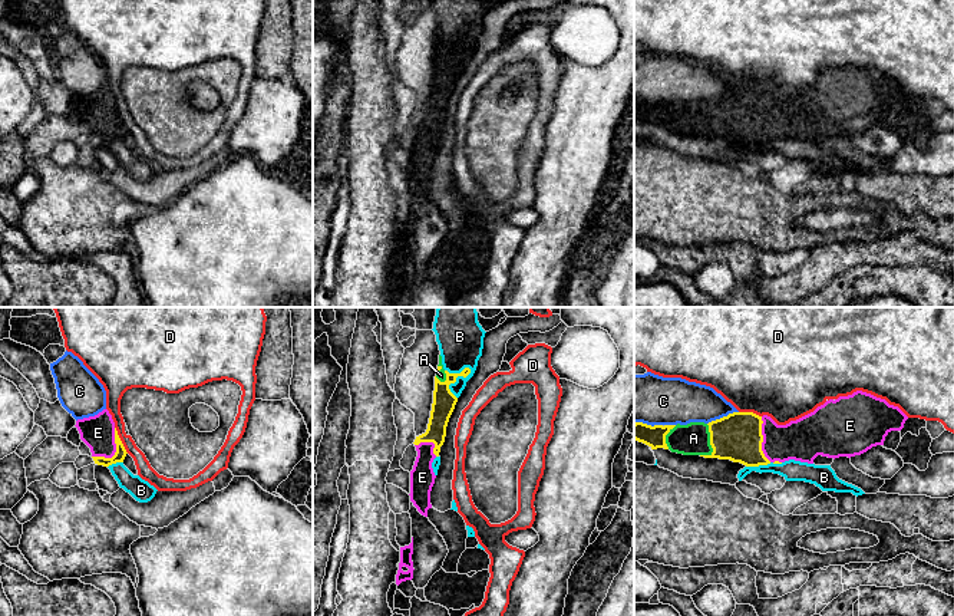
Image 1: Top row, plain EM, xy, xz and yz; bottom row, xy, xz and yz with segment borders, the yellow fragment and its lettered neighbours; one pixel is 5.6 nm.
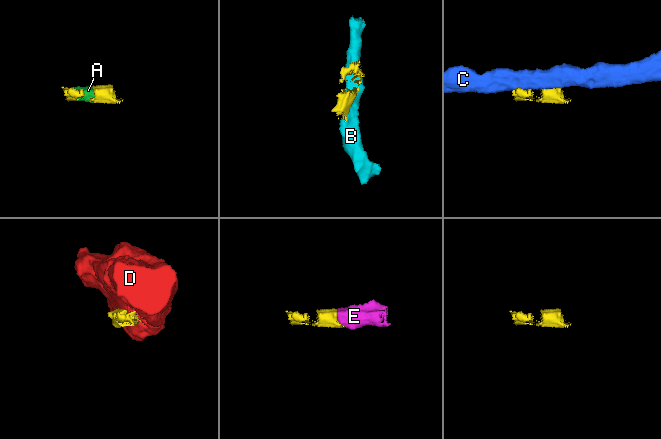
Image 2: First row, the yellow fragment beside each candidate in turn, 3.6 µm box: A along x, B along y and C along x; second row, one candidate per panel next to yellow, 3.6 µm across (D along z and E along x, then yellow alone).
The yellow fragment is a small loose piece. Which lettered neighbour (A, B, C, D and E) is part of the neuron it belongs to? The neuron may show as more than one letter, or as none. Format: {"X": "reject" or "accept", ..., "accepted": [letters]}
{"A": "accept", "B": "reject", "C": "reject", "D": "reject", "E": "accept", "accepted": ["A", "E"]}

